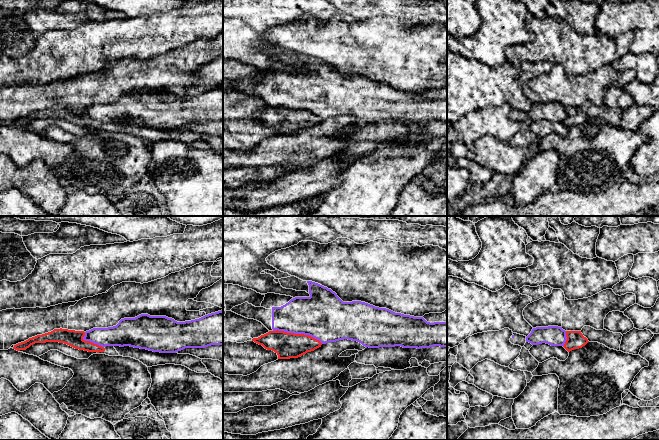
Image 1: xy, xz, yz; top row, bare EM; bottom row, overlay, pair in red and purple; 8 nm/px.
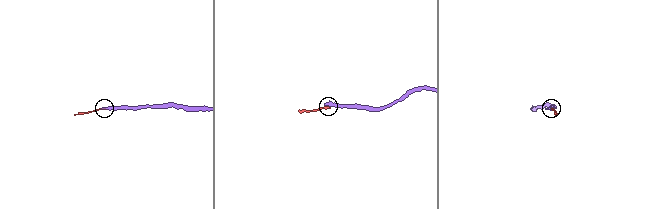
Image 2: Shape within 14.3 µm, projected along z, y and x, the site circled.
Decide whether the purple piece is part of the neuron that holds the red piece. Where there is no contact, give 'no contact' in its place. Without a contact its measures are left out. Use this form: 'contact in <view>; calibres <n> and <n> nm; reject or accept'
contact in xz; calibres 200 and 380 nm; reject

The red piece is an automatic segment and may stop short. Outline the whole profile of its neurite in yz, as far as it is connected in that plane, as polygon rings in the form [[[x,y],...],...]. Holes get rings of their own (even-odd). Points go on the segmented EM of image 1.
[[[566,331],[567,340],[564,344],[564,348],[570,352],[574,349],[579,349],[585,346],[589,341],[583,336],[581,331]]]

